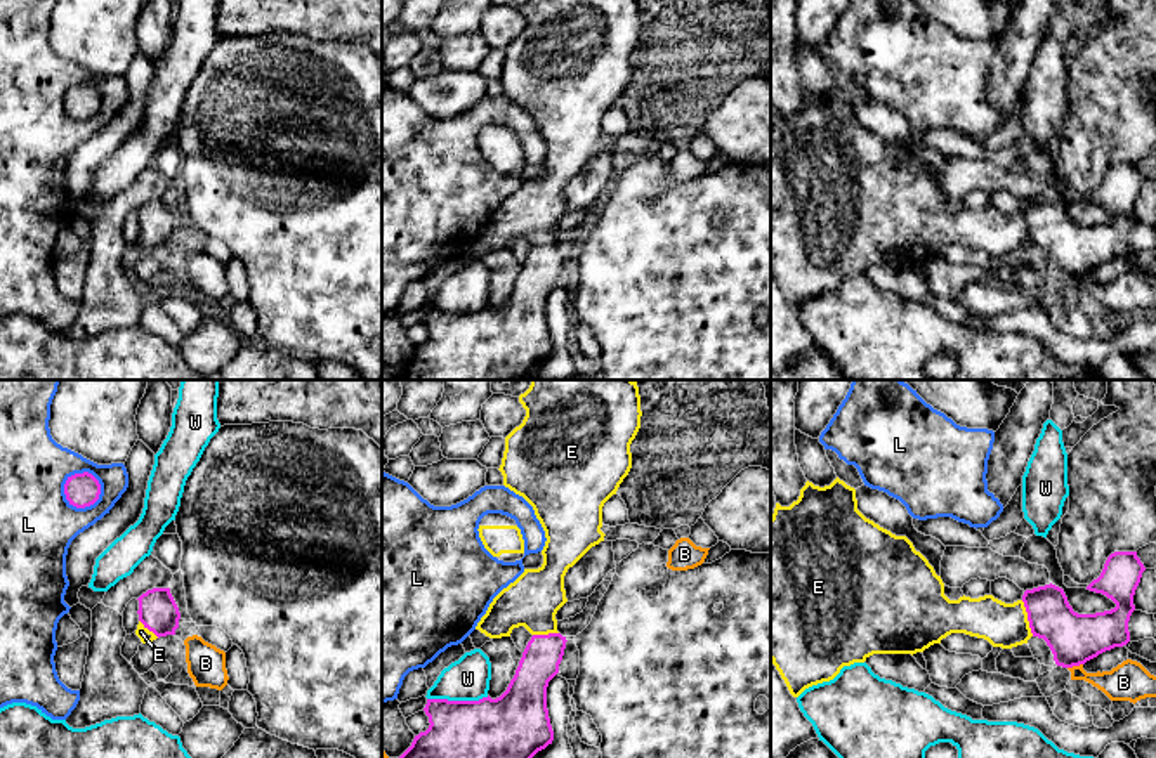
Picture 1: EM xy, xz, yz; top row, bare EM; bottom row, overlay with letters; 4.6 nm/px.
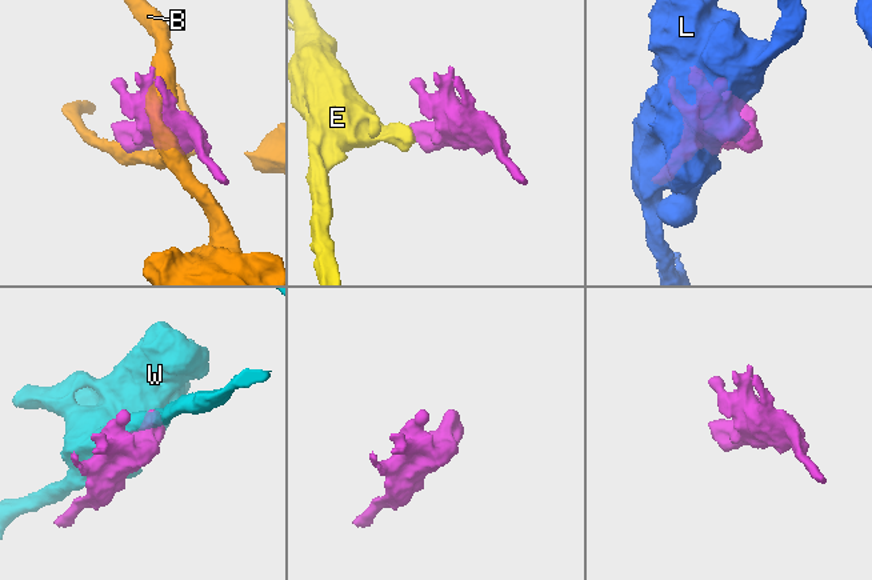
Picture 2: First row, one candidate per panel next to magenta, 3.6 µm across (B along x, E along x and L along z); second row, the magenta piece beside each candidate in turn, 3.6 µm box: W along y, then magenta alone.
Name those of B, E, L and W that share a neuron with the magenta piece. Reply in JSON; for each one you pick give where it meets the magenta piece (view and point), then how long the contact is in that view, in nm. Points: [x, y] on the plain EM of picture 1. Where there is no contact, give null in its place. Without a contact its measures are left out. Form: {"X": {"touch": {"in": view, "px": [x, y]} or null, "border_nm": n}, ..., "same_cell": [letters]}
{"E": {"touch": {"in": "yz", "px": [1028, 229]}, "border_nm": 180}, "same_cell": ["E"]}

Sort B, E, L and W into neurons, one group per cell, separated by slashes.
B / E / L / W

